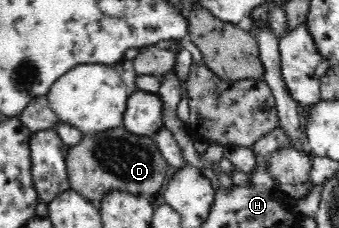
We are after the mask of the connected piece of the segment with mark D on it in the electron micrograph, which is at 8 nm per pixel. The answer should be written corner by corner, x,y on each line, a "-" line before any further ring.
124,126
82,137
76,147
68,149
65,164
71,189
95,204
111,191
126,191
155,199
169,169
169,163
160,154
153,137
133,135

